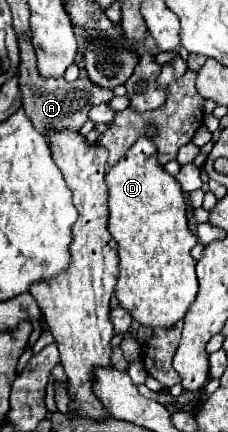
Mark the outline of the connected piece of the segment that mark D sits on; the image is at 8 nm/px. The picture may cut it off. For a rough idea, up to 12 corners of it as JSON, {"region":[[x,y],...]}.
{"region":[[139,138],[107,172],[115,296],[169,328],[197,296],[181,186]]}

